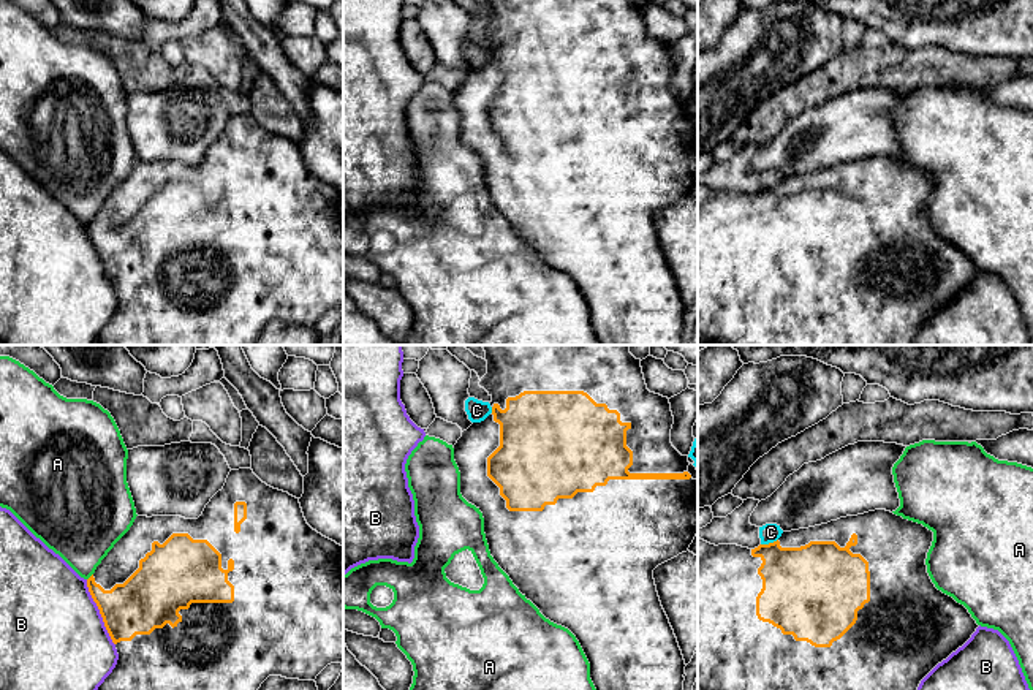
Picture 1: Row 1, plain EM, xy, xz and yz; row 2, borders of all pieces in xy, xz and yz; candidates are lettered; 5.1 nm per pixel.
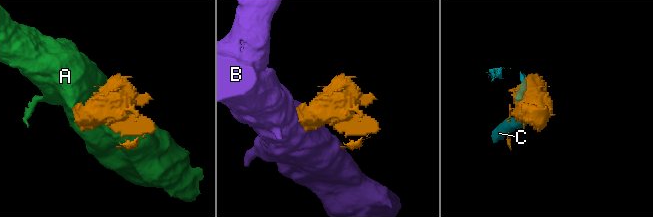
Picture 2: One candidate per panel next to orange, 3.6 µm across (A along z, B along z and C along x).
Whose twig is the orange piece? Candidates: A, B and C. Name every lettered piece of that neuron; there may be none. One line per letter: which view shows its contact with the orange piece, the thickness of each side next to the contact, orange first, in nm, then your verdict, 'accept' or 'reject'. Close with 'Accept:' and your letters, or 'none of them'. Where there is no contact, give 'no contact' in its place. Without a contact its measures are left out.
A: xy | 260/360 nm | reject
B: xy | 300/500 nm | reject
C: yz | 360/100 nm | reject
Accept: none of them

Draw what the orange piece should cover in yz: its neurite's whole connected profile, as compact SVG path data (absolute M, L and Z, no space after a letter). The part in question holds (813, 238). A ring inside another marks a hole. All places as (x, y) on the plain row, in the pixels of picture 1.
M875 155L857 161L846 161L827 169L783 177L781 182L769 190L759 190L755 195L737 190L710 190L698 184L698 345L717 345L718 342L728 345L913 345L921 326L952 298L962 293L979 272L968 255L957 248L952 242L943 239L935 233L927 218L927 198L933 187L933 177L922 169L903 165L886 155Z

